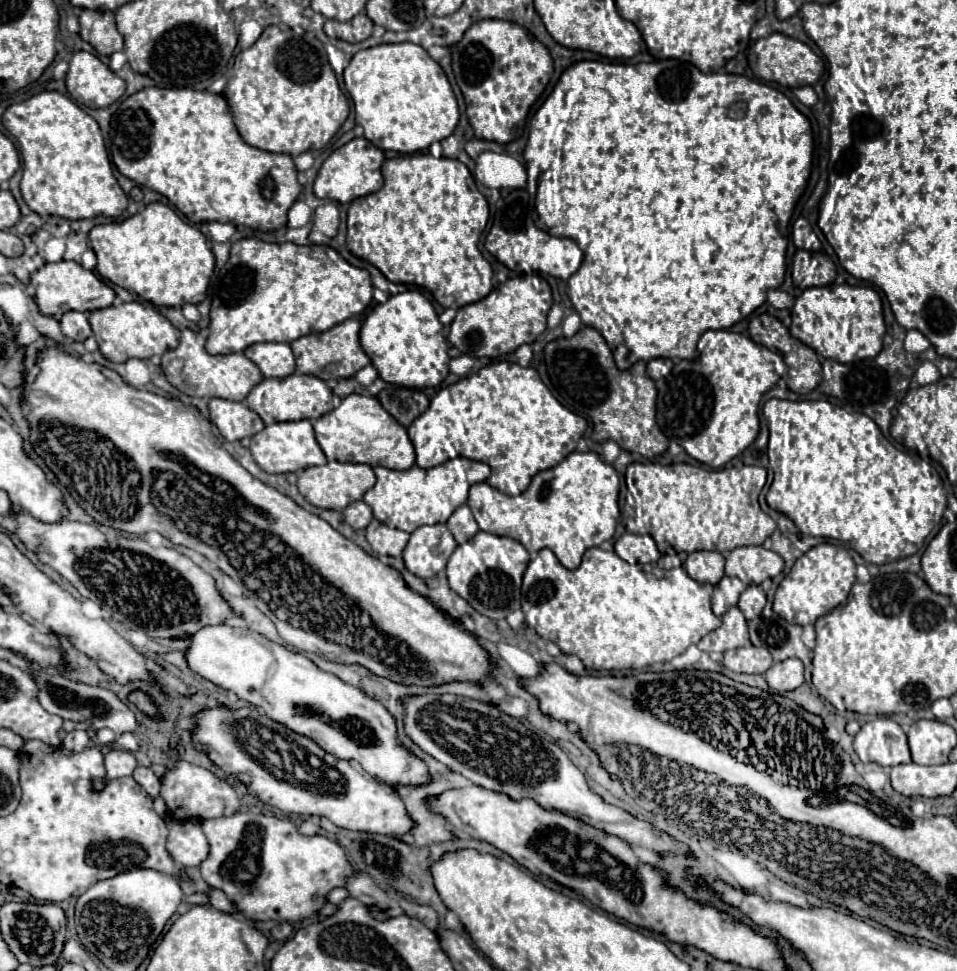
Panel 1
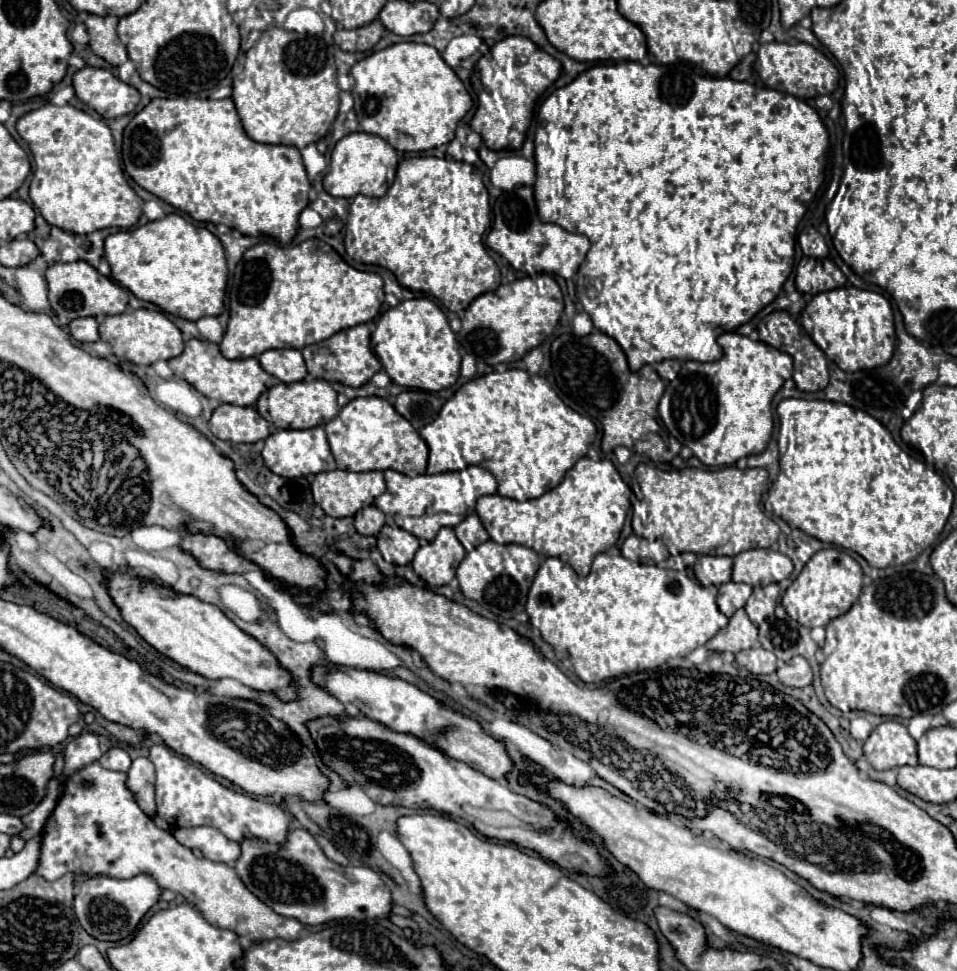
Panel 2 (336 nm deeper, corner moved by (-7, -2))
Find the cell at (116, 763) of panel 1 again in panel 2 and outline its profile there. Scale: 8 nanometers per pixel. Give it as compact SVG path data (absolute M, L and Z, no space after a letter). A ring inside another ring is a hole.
M111 747L101 759L99 763L105 767L105 769L111 769L111 771L129 771L131 767L131 757L127 755L127 751L123 751L121 747Z

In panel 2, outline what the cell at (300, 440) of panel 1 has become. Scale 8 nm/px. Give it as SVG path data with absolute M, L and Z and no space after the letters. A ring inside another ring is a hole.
M313 427L313 429L305 429L305 431L279 429L265 439L265 447L263 447L261 455L263 455L265 465L275 475L289 477L289 479L307 477L307 475L315 475L315 473L321 473L321 471L335 469L335 459L331 455L323 427Z

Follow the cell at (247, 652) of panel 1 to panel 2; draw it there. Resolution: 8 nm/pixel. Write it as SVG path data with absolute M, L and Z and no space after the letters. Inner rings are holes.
M107 573L109 595L121 609L123 619L135 627L137 633L161 655L207 679L229 677L255 691L269 691L277 695L277 699L297 699L297 691L293 691L293 687L297 687L293 683L293 675L289 675L289 671L277 663L277 657L265 645L261 645L249 633L241 631L215 605L203 603L191 595L179 595L173 589L159 587L149 581L141 591L139 579L133 579L129 573Z

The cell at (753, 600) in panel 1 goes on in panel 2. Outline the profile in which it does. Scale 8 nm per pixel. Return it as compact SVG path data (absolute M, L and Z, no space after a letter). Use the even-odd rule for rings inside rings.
M757 585L745 605L749 619L753 623L759 623L763 619L769 619L772 615L775 617L777 597L779 597L779 585L765 585L765 587Z

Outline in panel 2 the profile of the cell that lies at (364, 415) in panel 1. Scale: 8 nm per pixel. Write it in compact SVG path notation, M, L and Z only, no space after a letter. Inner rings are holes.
M357 397L349 401L341 413L325 425L331 453L339 469L345 471L387 471L395 469L403 475L417 477L427 467L427 445L411 423L381 397Z

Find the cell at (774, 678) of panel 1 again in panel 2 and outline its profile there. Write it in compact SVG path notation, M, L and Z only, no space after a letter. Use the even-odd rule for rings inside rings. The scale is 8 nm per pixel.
M793 657L789 663L781 663L777 667L779 681L789 687L807 687L811 685L813 673L805 657Z

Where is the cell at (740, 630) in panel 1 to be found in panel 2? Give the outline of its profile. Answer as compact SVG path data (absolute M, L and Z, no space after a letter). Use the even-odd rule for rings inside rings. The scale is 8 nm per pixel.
M737 609L729 619L727 627L721 629L713 639L705 643L709 651L731 651L739 653L751 649L757 643L757 627L749 621L745 609Z

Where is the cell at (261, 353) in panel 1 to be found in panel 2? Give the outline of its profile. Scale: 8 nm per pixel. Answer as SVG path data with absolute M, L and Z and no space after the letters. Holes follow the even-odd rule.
M271 349L259 355L261 367L273 375L281 383L303 381L307 375L307 367L301 351L297 349Z

